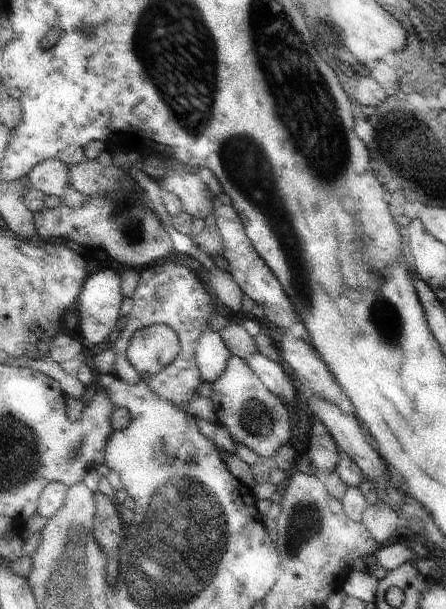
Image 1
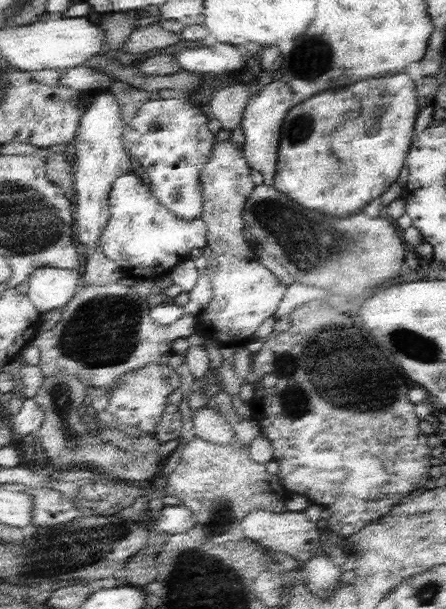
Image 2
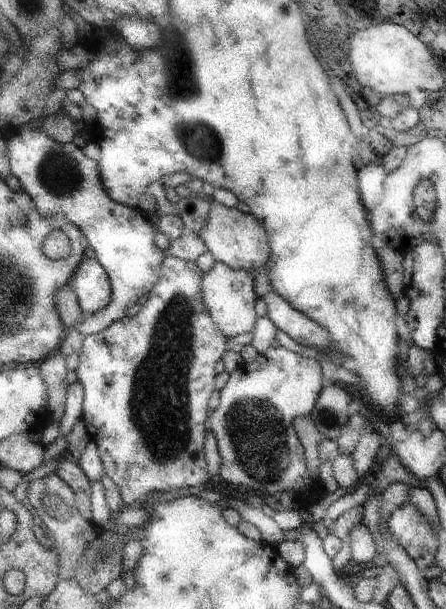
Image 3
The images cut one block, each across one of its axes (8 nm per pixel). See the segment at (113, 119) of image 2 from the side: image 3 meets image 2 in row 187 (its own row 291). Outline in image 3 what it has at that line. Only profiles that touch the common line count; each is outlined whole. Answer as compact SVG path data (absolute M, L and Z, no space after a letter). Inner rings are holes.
M85 259L75 270L69 285L78 296L86 315L93 315L111 302L112 282L105 267L96 259Z

